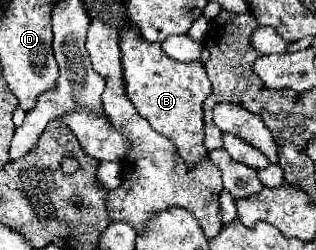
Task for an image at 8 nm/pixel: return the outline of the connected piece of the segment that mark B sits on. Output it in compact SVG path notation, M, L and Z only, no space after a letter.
M125 28L123 32L119 32L119 46L121 46L121 64L123 64L123 80L125 80L125 92L129 96L129 100L133 102L133 106L137 108L137 112L147 118L147 122L151 124L153 130L157 130L159 134L167 136L175 146L177 152L181 154L181 158L195 166L199 164L199 160L205 156L205 146L203 146L203 102L205 98L211 94L211 82L205 74L203 64L197 62L177 62L171 60L161 44L151 44L145 38L141 38L141 34L137 32L137 28Z

